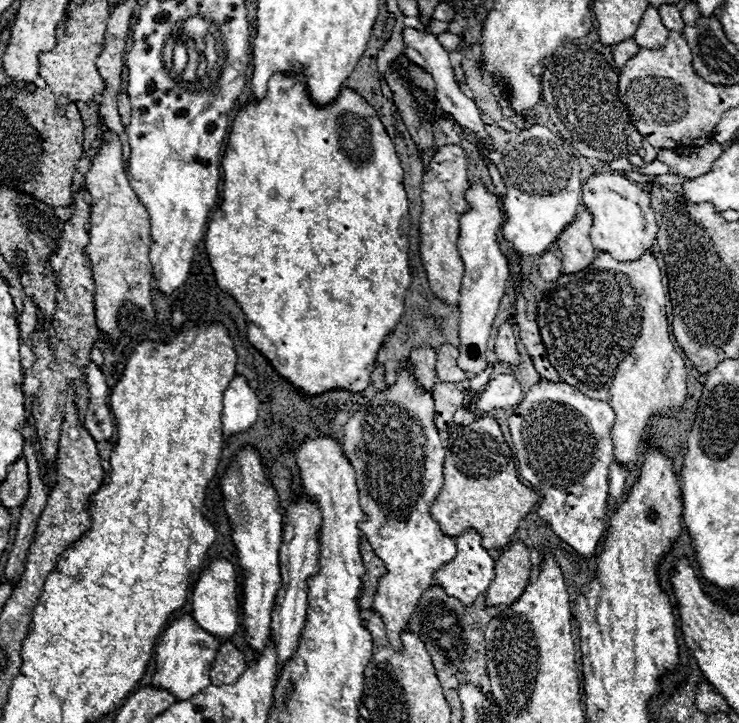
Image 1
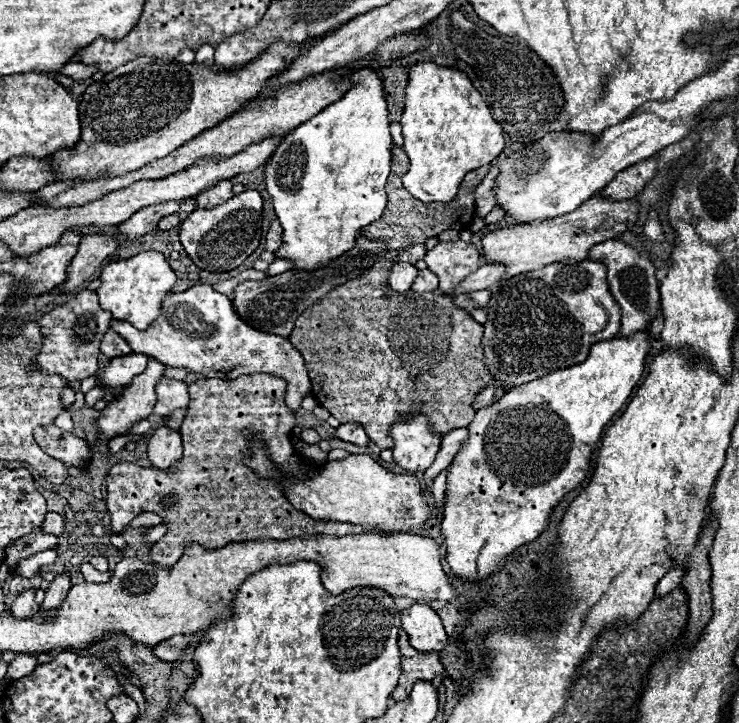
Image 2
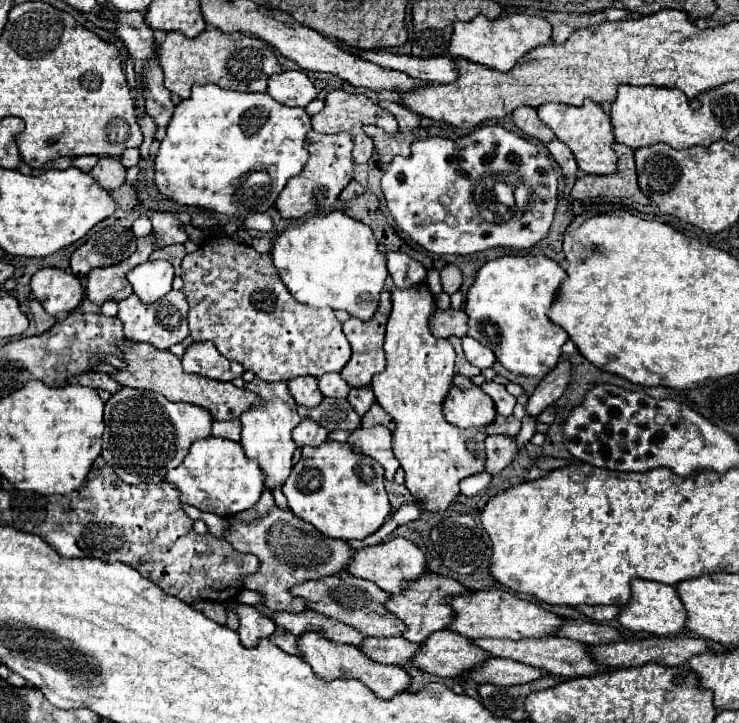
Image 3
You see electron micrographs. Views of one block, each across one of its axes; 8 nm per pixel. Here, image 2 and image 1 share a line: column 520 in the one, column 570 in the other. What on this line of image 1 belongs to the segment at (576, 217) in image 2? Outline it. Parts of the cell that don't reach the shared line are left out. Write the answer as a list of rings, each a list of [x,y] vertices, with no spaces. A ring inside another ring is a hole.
[[[582,210],[576,216],[576,220],[568,228],[564,228],[564,232],[558,236],[558,250],[564,274],[580,272],[588,264],[592,264],[596,248],[592,246],[588,236],[590,226],[592,226],[592,214],[588,210]]]

